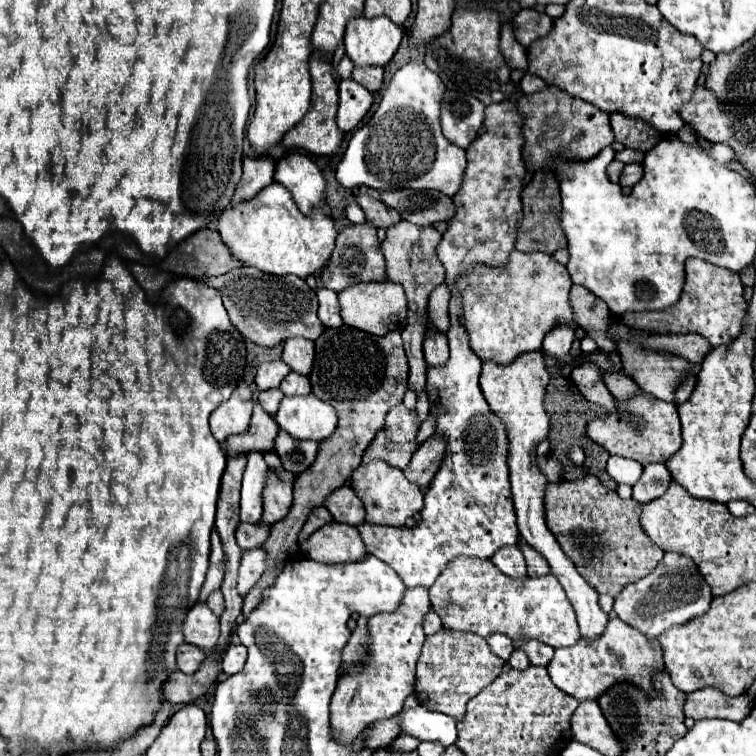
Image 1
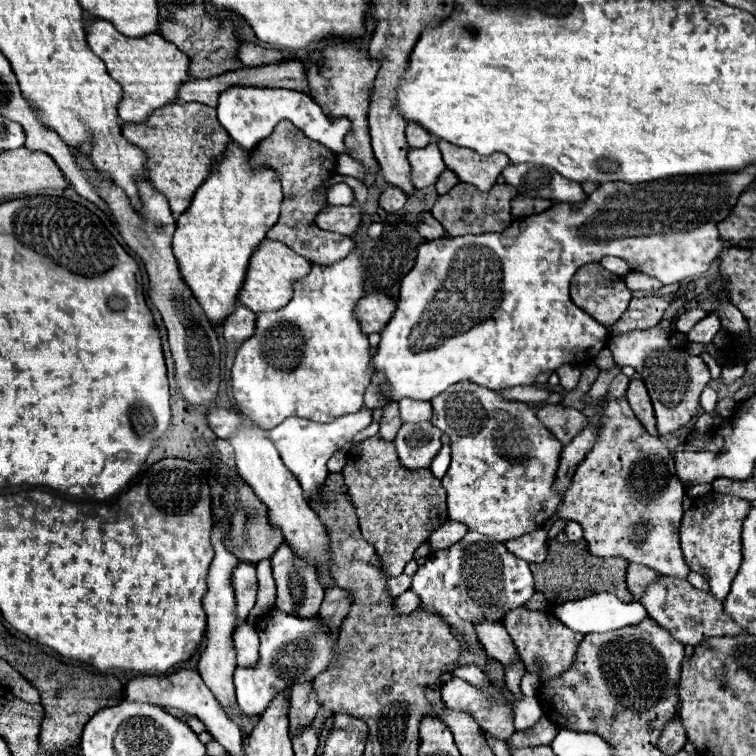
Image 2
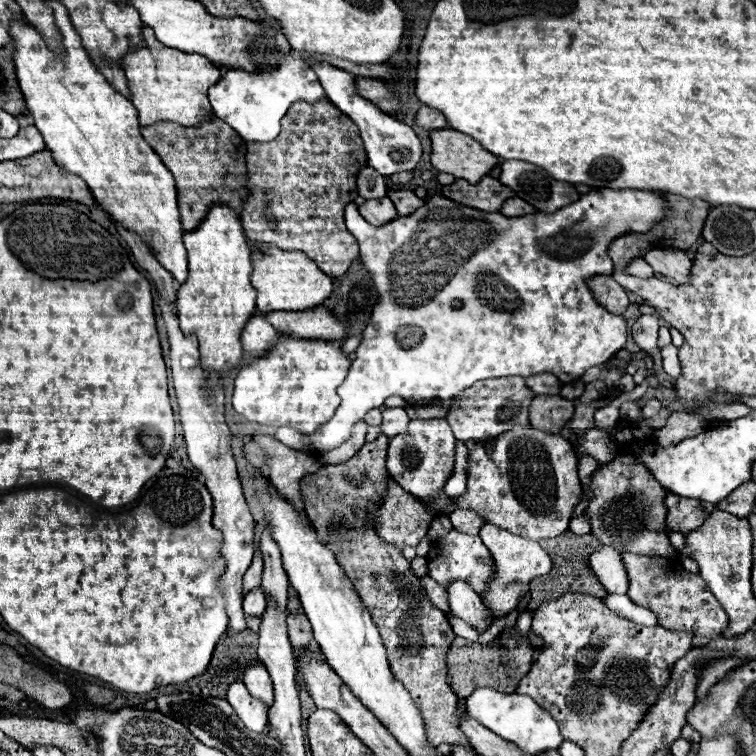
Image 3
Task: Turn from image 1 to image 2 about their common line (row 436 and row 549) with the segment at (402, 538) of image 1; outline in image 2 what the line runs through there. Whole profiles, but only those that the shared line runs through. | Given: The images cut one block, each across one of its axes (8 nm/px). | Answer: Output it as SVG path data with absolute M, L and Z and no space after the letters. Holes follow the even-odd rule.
M468 532L458 544L428 556L426 564L420 566L412 576L412 592L420 596L420 608L424 612L432 612L444 618L444 622L460 634L464 646L470 652L476 652L484 650L480 640L476 638L476 622L480 622L480 618L484 618L484 622L500 622L510 610L524 606L524 602L528 602L528 598L532 598L534 594L534 578L530 572L530 564L516 558L514 554L508 554L504 544L484 534Z

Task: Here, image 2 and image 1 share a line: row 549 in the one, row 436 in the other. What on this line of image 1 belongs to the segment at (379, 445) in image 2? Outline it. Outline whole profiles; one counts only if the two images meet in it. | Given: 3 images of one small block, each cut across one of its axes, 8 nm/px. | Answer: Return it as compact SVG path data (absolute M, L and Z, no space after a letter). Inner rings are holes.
M404 404L394 406L386 414L384 428L374 436L370 446L366 448L362 462L384 460L390 466L406 468L416 452L416 434L420 422L416 410L408 410Z

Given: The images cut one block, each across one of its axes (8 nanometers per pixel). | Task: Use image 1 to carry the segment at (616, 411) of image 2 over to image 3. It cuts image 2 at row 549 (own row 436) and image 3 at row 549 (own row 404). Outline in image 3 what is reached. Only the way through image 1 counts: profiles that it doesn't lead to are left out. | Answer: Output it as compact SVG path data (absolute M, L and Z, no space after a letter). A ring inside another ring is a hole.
M620 450L608 466L600 466L590 476L590 500L584 514L590 520L592 534L606 546L612 546L620 552L634 552L642 556L660 556L670 558L674 546L664 534L664 498L668 492L664 486L658 486L652 472L638 462L632 450Z

